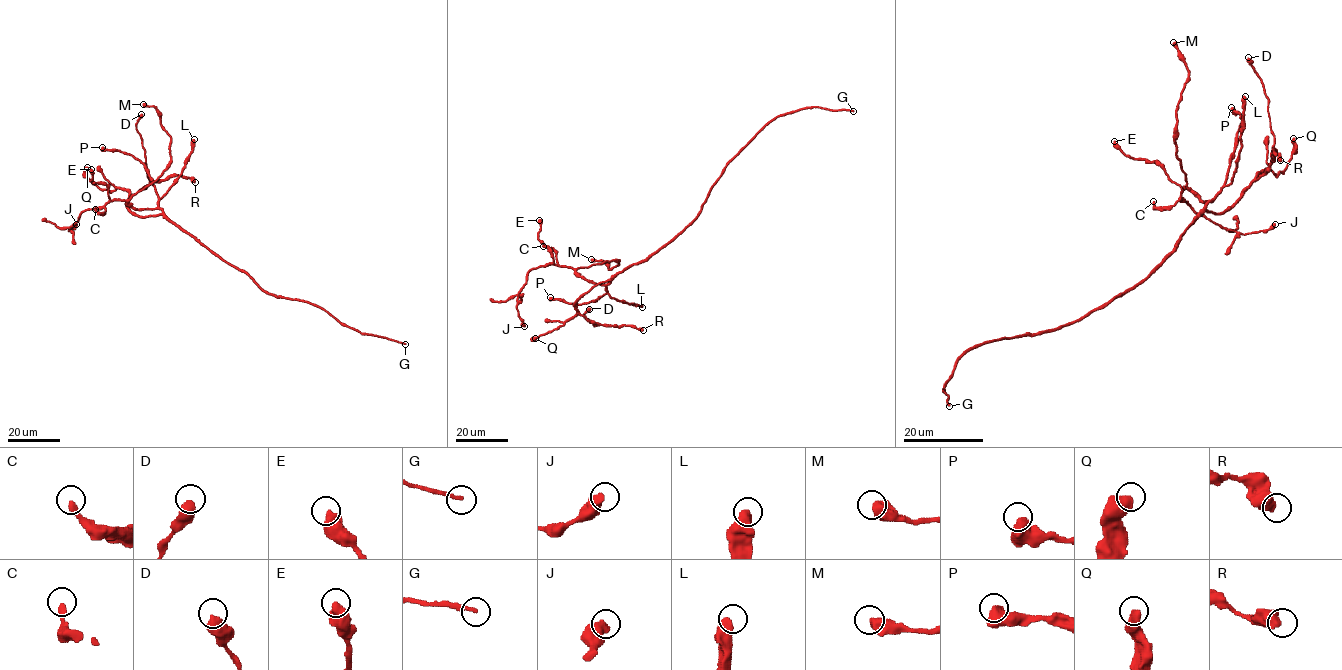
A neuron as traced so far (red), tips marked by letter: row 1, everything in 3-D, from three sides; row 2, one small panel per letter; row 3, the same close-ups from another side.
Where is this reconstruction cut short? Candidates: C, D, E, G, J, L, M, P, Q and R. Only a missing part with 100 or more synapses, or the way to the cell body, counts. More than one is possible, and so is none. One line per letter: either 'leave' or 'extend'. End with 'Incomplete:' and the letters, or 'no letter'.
C: leave
D: leave
E: leave
G: extend
J: leave
L: leave
M: leave
P: leave
Q: leave
R: leave
Incomplete: G

